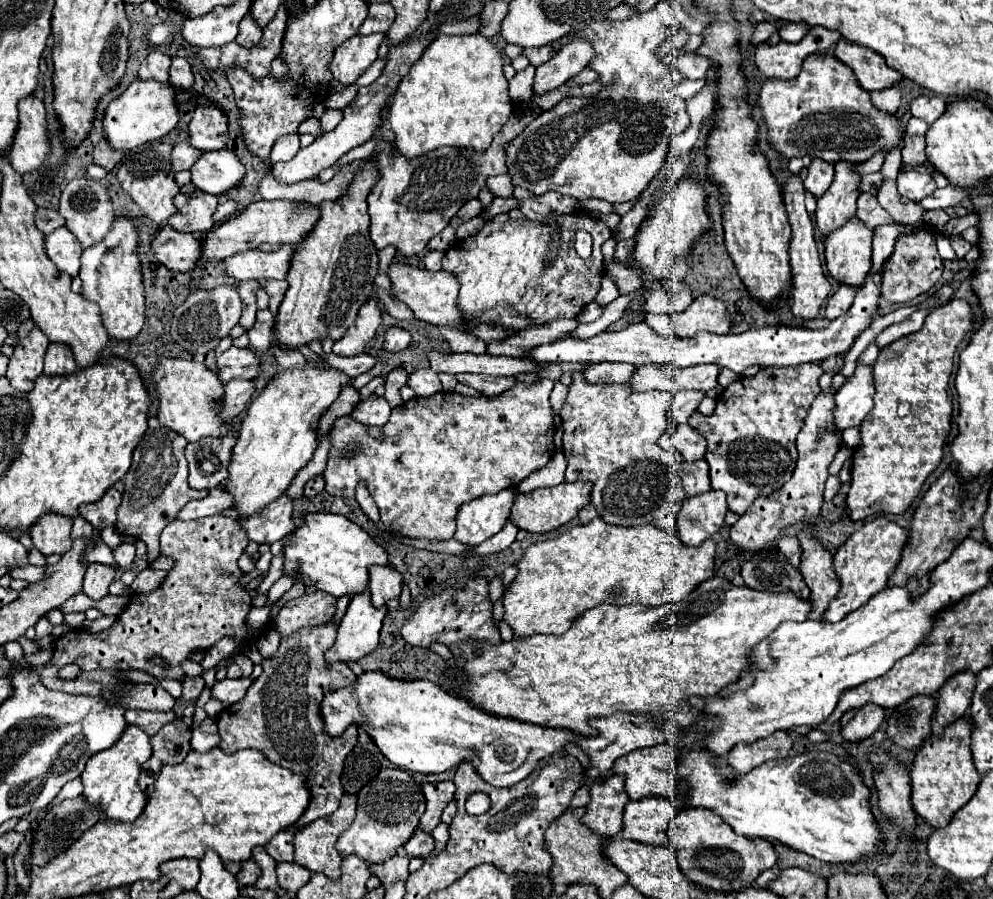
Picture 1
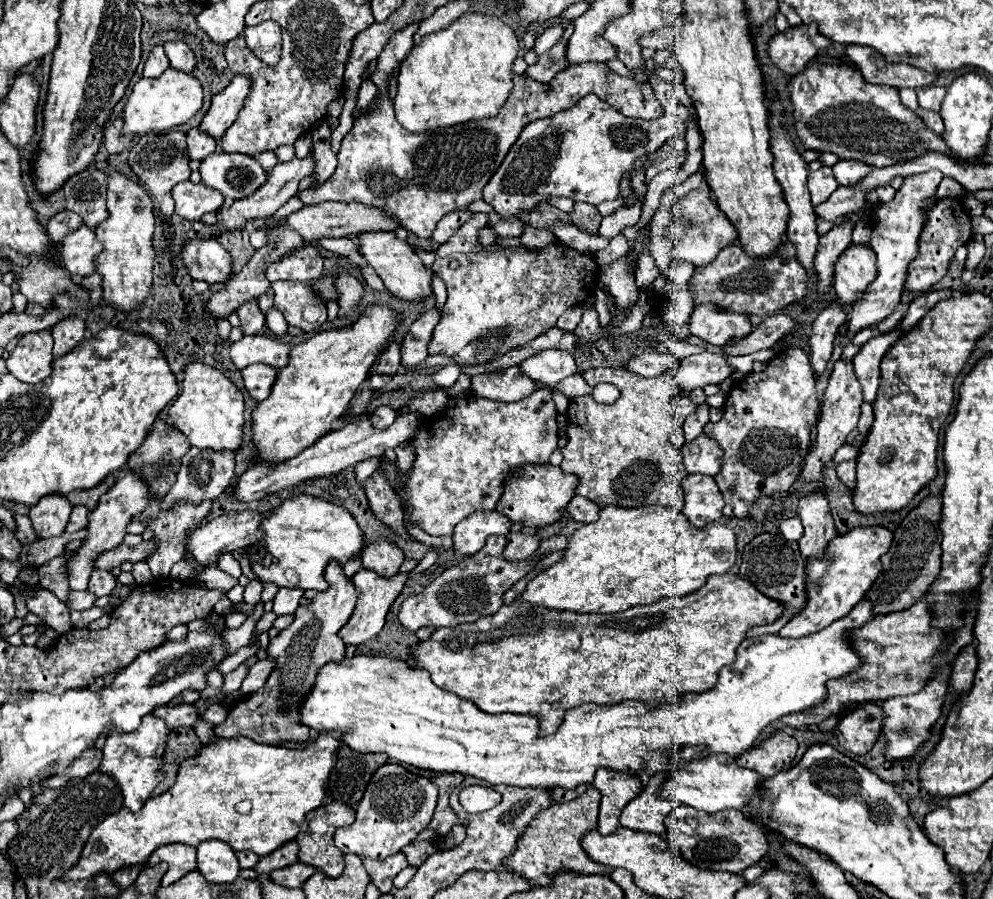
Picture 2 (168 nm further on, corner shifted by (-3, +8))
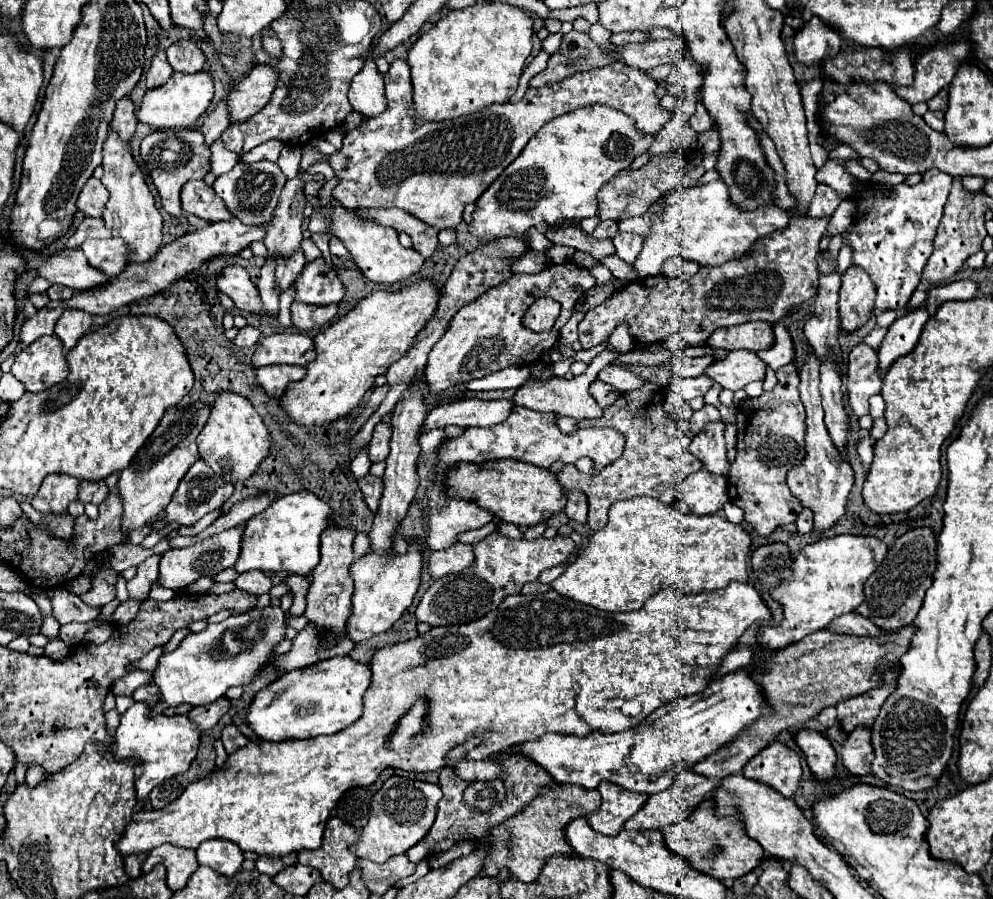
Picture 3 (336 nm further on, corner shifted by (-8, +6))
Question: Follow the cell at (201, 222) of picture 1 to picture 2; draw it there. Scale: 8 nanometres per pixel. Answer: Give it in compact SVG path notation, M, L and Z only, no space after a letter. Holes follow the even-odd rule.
M184 181L172 189L176 201L176 213L188 221L200 221L204 213L218 211L224 205L224 197L204 183Z

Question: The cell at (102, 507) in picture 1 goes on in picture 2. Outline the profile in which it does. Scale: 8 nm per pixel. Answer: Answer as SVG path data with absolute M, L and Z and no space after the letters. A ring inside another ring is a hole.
M108 475L100 485L92 487L92 489L86 489L86 491L72 491L66 495L66 499L72 503L72 505L84 505L88 507L88 511L92 511L96 505L98 505L98 499L116 483L116 477L114 475Z

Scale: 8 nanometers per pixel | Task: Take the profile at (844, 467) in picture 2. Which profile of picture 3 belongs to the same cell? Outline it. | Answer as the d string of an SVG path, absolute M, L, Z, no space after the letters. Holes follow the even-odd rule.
M865 437L865 439L857 445L857 453L859 453L859 459L861 459L863 469L869 469L871 461L873 461L873 445L875 445L875 439L871 439L871 437Z

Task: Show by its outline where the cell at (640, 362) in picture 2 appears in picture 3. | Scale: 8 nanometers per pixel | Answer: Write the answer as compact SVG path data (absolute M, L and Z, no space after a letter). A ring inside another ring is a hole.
M677 355L671 361L671 373L677 377L699 377L705 373L705 369L713 363L713 357L697 357L689 359L685 355Z

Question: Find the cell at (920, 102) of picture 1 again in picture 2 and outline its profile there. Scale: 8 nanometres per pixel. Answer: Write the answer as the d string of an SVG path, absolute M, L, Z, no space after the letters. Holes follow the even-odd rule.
M930 85L928 89L918 89L918 103L922 109L928 111L938 111L940 103L946 95L946 87L938 87L938 85Z

